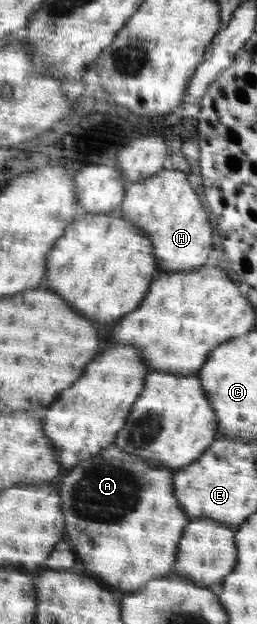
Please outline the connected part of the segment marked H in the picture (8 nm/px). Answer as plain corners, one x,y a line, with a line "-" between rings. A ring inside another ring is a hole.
162,169
148,179
131,183
116,211
150,235
159,274
180,273
205,265
206,257
212,251
212,225
182,171

